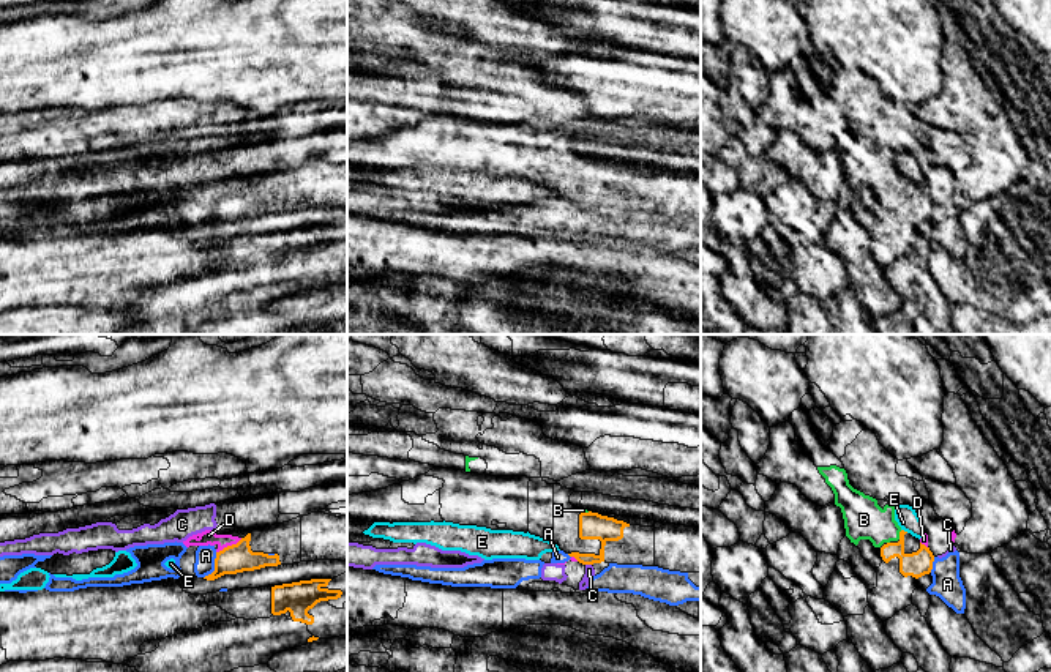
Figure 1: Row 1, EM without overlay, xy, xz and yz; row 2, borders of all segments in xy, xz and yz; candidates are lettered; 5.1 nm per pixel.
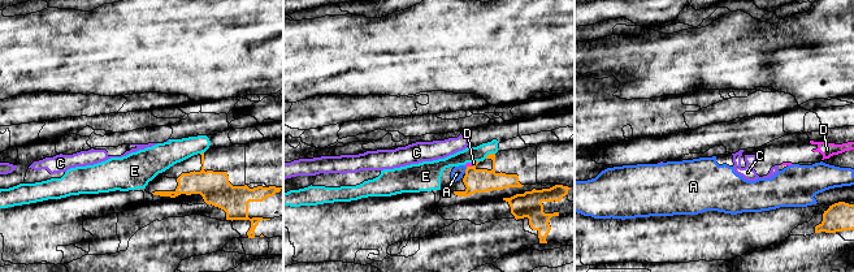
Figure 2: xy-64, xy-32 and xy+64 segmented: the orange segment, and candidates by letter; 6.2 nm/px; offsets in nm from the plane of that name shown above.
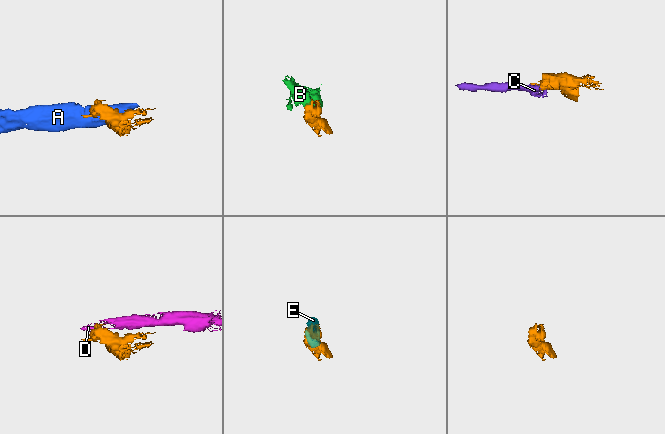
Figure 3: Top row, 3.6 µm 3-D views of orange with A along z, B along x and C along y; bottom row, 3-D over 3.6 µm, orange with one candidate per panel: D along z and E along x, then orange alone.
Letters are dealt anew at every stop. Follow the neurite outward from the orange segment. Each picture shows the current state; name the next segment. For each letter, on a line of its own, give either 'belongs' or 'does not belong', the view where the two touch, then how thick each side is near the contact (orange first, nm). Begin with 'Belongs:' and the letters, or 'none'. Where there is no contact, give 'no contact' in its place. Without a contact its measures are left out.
Belongs: none
A: does not belong | xy | 150/100 nm
B: does not belong | yz | 130/200 nm
C: does not belong | xz | 140/50 nm
D: does not belong | xy | 150/80 nm
E: does not belong | yz | 130/110 nm

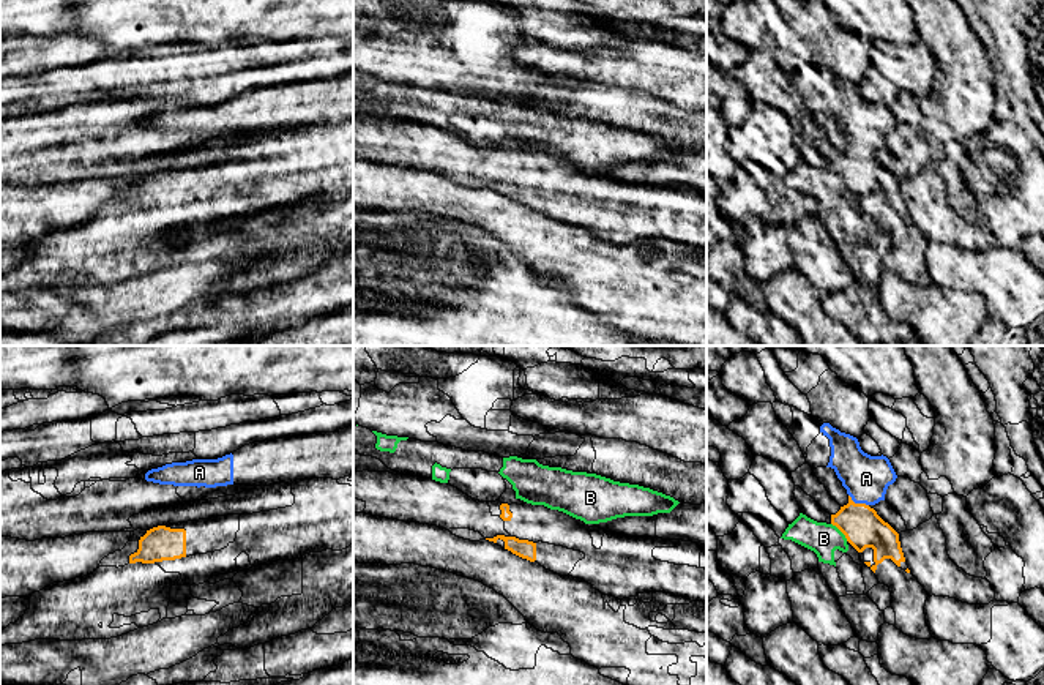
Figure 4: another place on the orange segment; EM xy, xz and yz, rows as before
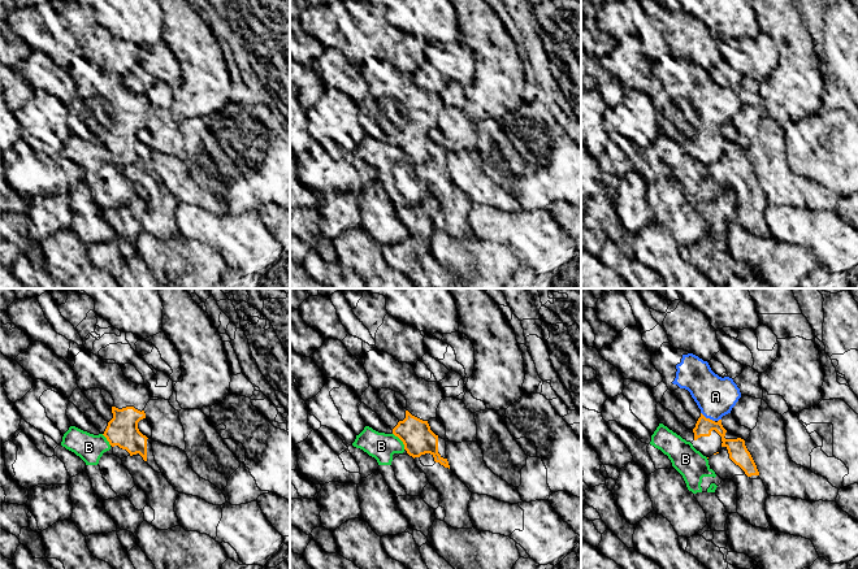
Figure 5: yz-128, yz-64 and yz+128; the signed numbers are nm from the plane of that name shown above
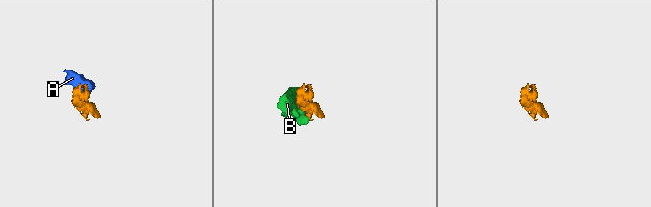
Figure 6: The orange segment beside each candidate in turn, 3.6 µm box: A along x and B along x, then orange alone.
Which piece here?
Belongs: A
A: belongs | yz | 200/240 nm
B: does not belong | yz | 200/160 nm

